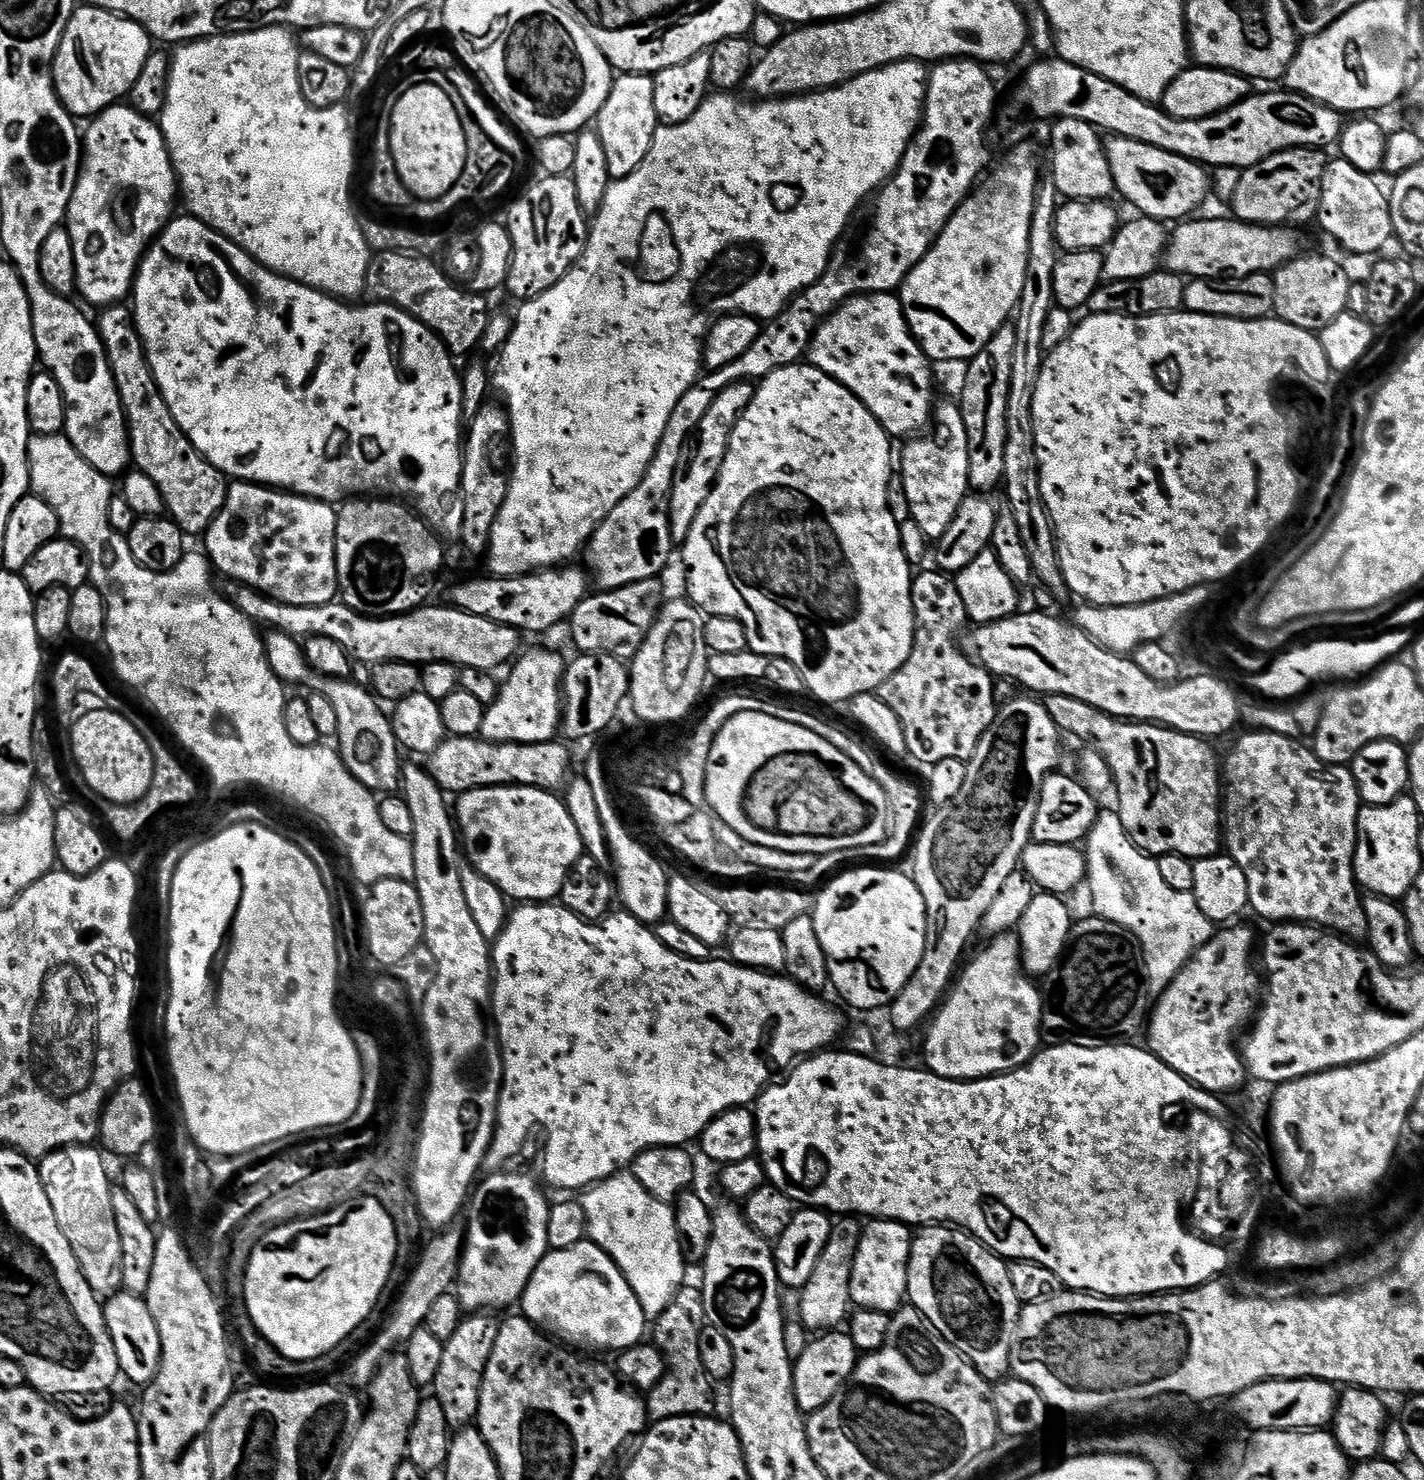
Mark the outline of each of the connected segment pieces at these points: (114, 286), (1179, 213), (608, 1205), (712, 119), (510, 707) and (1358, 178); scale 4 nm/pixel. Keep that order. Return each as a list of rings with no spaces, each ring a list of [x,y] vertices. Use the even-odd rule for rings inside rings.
[[[123,103],[113,104],[112,107],[107,108],[105,112],[101,112],[99,116],[95,117],[94,124],[96,124],[96,144],[100,148],[116,148],[116,156],[104,156],[101,160],[87,161],[86,167],[82,172],[82,196],[84,192],[84,208],[85,212],[80,212],[76,216],[76,228],[71,229],[72,241],[74,242],[74,260],[76,262],[76,287],[79,295],[85,296],[92,304],[100,304],[99,306],[111,306],[119,304],[125,298],[124,295],[133,291],[136,282],[136,271],[140,268],[140,261],[143,260],[145,252],[152,244],[153,240],[164,231],[168,221],[173,219],[174,211],[172,207],[175,206],[176,200],[178,204],[178,181],[176,178],[176,171],[172,165],[172,159],[168,153],[168,147],[164,141],[164,135],[160,129],[159,123],[155,119],[149,118],[136,112],[131,106],[125,106]]]
[[[1108,136],[1106,147],[1116,192],[1124,195],[1141,216],[1183,222],[1199,213],[1196,211],[1203,206],[1208,192],[1210,196],[1210,172],[1205,165],[1170,154],[1170,150],[1158,150],[1158,146],[1146,146],[1146,142],[1134,142],[1134,138]]]
[[[627,1171],[618,1172],[601,1180],[599,1184],[592,1185],[583,1193],[582,1203],[588,1223],[587,1239],[597,1244],[620,1267],[626,1282],[630,1282],[630,1290],[634,1290],[638,1302],[642,1302],[645,1317],[655,1318],[663,1314],[666,1306],[674,1302],[676,1293],[686,1284],[686,1248],[680,1239],[673,1205],[658,1202],[658,1198],[654,1198],[654,1194],[650,1194],[650,1190],[646,1190],[646,1186],[642,1186],[642,1182],[638,1182],[638,1178]]]
[[[899,60],[893,64],[882,66],[878,70],[870,70],[866,74],[854,77],[845,84],[840,84],[837,88],[826,88],[818,92],[806,92],[803,96],[789,96],[787,98],[777,98],[775,100],[760,100],[747,98],[748,100],[735,100],[737,97],[732,94],[712,94],[707,100],[690,114],[690,118],[681,124],[666,124],[657,127],[654,134],[654,142],[650,146],[650,152],[646,158],[642,158],[642,166],[634,170],[634,174],[626,174],[626,178],[613,180],[612,184],[606,190],[606,198],[602,198],[602,206],[594,213],[594,219],[590,224],[588,233],[588,245],[584,247],[584,253],[578,258],[578,262],[566,273],[546,294],[538,294],[538,298],[523,301],[519,305],[520,309],[514,312],[514,323],[510,338],[504,343],[504,347],[498,353],[500,361],[494,368],[494,388],[500,391],[499,399],[508,414],[508,420],[512,424],[512,451],[510,453],[510,479],[508,482],[508,493],[506,502],[502,502],[502,510],[494,522],[494,530],[490,534],[490,542],[486,559],[488,559],[487,571],[494,576],[527,576],[529,572],[538,572],[541,570],[551,569],[553,566],[563,565],[572,555],[579,553],[587,545],[588,539],[591,538],[593,530],[599,526],[602,521],[608,517],[610,510],[630,494],[642,482],[654,454],[658,450],[658,442],[662,442],[662,434],[666,434],[666,422],[670,422],[670,414],[674,414],[674,406],[678,406],[678,401],[682,399],[682,394],[694,386],[694,382],[699,380],[702,375],[702,365],[704,364],[704,341],[708,339],[708,332],[712,329],[714,318],[727,316],[729,314],[739,314],[741,316],[755,316],[763,318],[765,321],[773,320],[780,313],[788,301],[794,299],[798,293],[806,291],[826,270],[826,266],[832,257],[832,249],[835,248],[840,235],[844,233],[852,215],[856,213],[857,208],[865,203],[877,190],[888,183],[888,179],[900,169],[902,158],[908,149],[908,143],[916,135],[916,129],[920,126],[922,119],[922,109],[924,106],[924,95],[928,93],[928,73],[929,69],[919,60]]]
[[[536,648],[533,652],[526,652],[507,669],[508,677],[500,684],[498,698],[494,698],[494,702],[484,709],[480,736],[485,740],[492,740],[495,744],[537,744],[557,739],[561,731],[566,660],[548,648]]]
[[[1343,158],[1329,159],[1326,170],[1322,174],[1322,190],[1320,191],[1320,210],[1318,213],[1318,225],[1328,236],[1333,236],[1342,247],[1356,256],[1372,256],[1380,252],[1388,243],[1393,243],[1394,233],[1392,231],[1392,215],[1388,205],[1389,193],[1380,189],[1377,177],[1371,172],[1358,170],[1350,162]]]

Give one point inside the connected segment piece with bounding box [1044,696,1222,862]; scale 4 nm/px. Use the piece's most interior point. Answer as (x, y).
(1169, 785)

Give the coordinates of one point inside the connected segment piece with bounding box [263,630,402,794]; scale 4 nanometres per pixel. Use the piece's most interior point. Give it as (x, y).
(368, 746)

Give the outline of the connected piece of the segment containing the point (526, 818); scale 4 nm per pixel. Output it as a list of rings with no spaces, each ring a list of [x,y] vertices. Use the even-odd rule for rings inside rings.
[[[509,784],[502,788],[475,788],[469,792],[462,792],[459,793],[457,800],[460,801],[454,804],[454,819],[458,825],[458,835],[462,841],[462,852],[467,863],[475,868],[478,874],[482,874],[482,878],[490,878],[490,882],[494,882],[494,886],[498,886],[498,890],[502,890],[504,895],[512,902],[543,904],[555,901],[559,897],[570,870],[580,861],[580,857],[585,855],[585,851],[582,838],[578,834],[578,826],[574,826],[574,818],[570,818],[568,805],[557,793]]]

